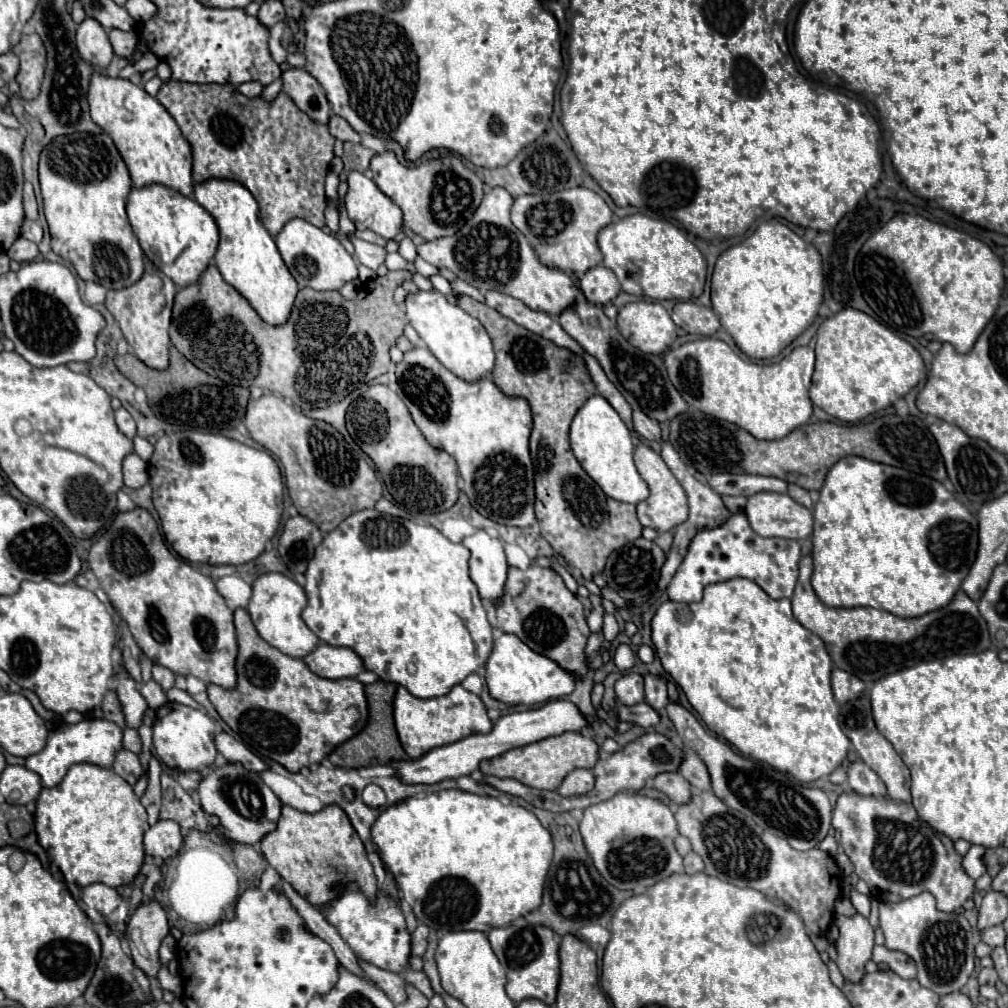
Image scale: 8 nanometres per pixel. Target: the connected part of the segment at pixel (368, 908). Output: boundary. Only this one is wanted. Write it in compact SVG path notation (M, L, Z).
M348 885L336 901L322 909L326 919L338 929L340 937L350 945L350 949L364 961L388 969L392 973L402 973L410 961L410 933L404 923L404 915L398 905L378 895L376 903L368 903L368 899L358 891L358 885Z

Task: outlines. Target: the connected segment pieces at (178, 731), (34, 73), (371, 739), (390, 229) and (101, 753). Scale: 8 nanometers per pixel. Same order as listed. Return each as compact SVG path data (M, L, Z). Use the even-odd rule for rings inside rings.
M168 703L156 711L156 723L154 723L156 757L176 773L204 771L214 765L214 759L218 755L214 747L214 733L216 723L212 717L206 715L206 711L190 709L180 703Z
M36 33L22 35L20 43L12 51L20 59L20 71L16 75L16 81L20 85L20 95L22 99L30 101L38 97L42 77L44 77L44 67L46 67L44 43Z
M374 681L370 685L366 685L366 697L368 697L368 709L370 709L370 717L368 717L368 725L364 727L364 731L360 731L358 735L354 735L352 739L348 739L346 743L342 743L340 747L336 747L328 761L334 767L346 767L346 769L360 769L360 767L376 767L376 765L390 765L392 761L408 761L410 757L406 755L406 751L402 749L400 741L398 741L398 733L394 727L394 695L396 695L398 685L396 683L386 683L386 681Z
M352 171L348 175L348 195L344 203L356 229L370 229L384 239L394 239L404 231L400 207L364 173Z
M84 719L76 725L60 723L60 725L50 729L46 747L40 753L30 755L26 759L26 769L40 775L42 787L56 787L64 779L64 775L68 773L68 769L72 765L94 763L94 765L100 765L100 767L110 767L116 751L120 751L120 749L122 749L122 729L112 721Z

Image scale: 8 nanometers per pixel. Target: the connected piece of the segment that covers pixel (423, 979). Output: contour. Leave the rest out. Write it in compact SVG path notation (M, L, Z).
M406 969L404 971L404 975L402 975L408 983L412 983L420 993L424 993L428 999L434 995L434 991L432 991L432 987L430 987L430 981L428 981L428 977L424 975L424 971L414 971L414 969Z

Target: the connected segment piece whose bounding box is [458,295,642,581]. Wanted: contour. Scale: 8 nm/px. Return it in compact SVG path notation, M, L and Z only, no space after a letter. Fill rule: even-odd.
M460 295L458 305L484 325L494 343L494 383L504 395L526 399L532 409L534 427L530 437L530 453L536 471L534 511L540 525L540 535L558 555L564 557L568 565L580 569L582 577L590 581L594 575L604 571L608 555L614 549L620 549L642 535L642 523L638 521L636 505L610 499L588 477L570 449L570 423L586 399L596 393L586 365L582 357L574 355L572 351L556 347L552 341L522 329L522 325L516 325L508 317L502 317L498 311L468 295Z

